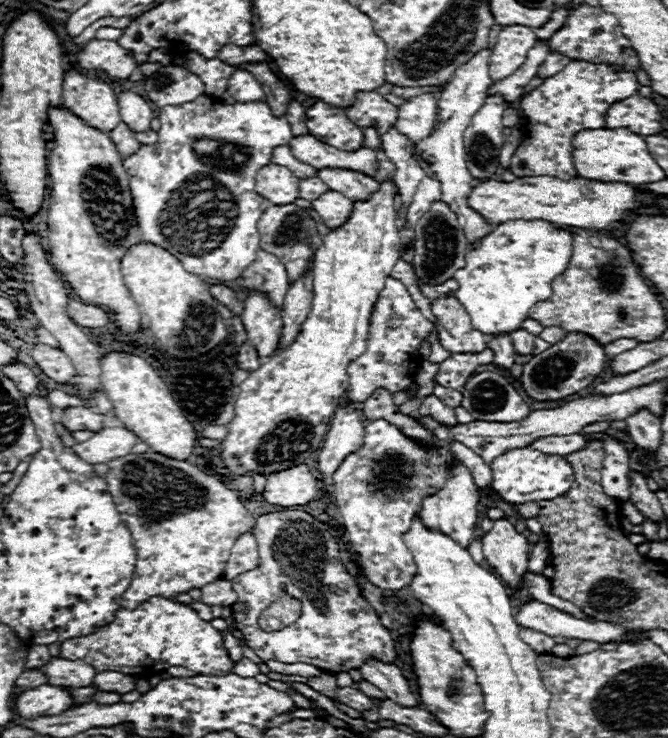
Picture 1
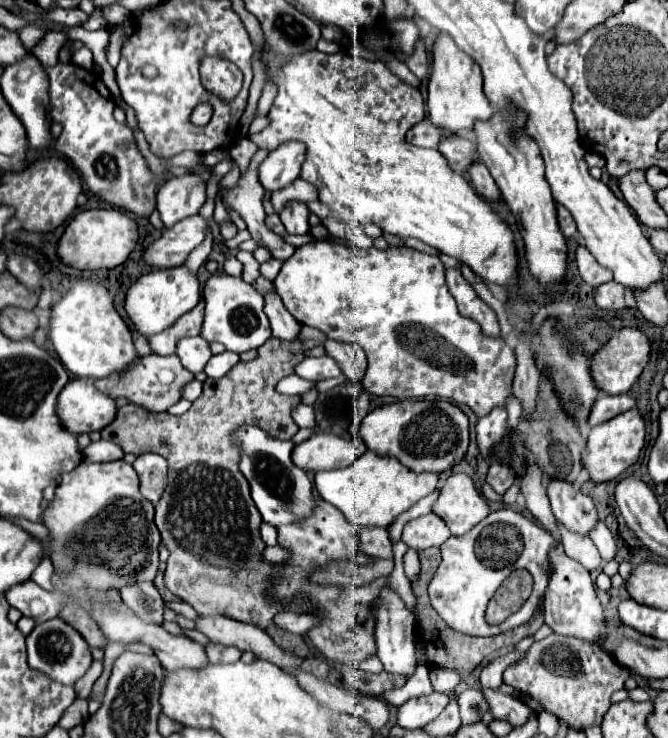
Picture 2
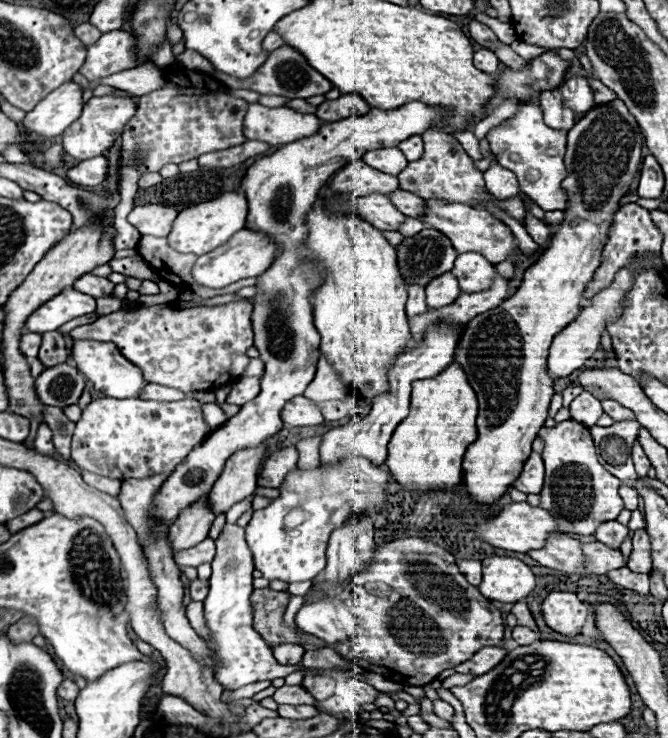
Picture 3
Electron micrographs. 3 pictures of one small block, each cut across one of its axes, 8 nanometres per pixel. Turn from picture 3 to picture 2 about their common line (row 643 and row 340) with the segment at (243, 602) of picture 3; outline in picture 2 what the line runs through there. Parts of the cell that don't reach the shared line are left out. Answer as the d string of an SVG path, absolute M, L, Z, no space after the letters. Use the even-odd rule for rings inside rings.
M214 274L204 286L204 324L200 336L208 342L220 342L230 352L248 352L262 346L270 338L270 322L264 314L264 296L256 294L242 278L228 274Z

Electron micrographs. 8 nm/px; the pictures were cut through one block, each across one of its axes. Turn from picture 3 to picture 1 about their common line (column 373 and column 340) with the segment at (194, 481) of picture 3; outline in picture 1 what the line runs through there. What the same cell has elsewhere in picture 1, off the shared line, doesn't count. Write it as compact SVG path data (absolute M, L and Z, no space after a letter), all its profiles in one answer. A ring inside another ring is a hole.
M316 102L306 110L306 118L308 134L316 136L324 144L346 152L362 148L364 134L354 122L350 122L342 108L330 106L326 102Z

